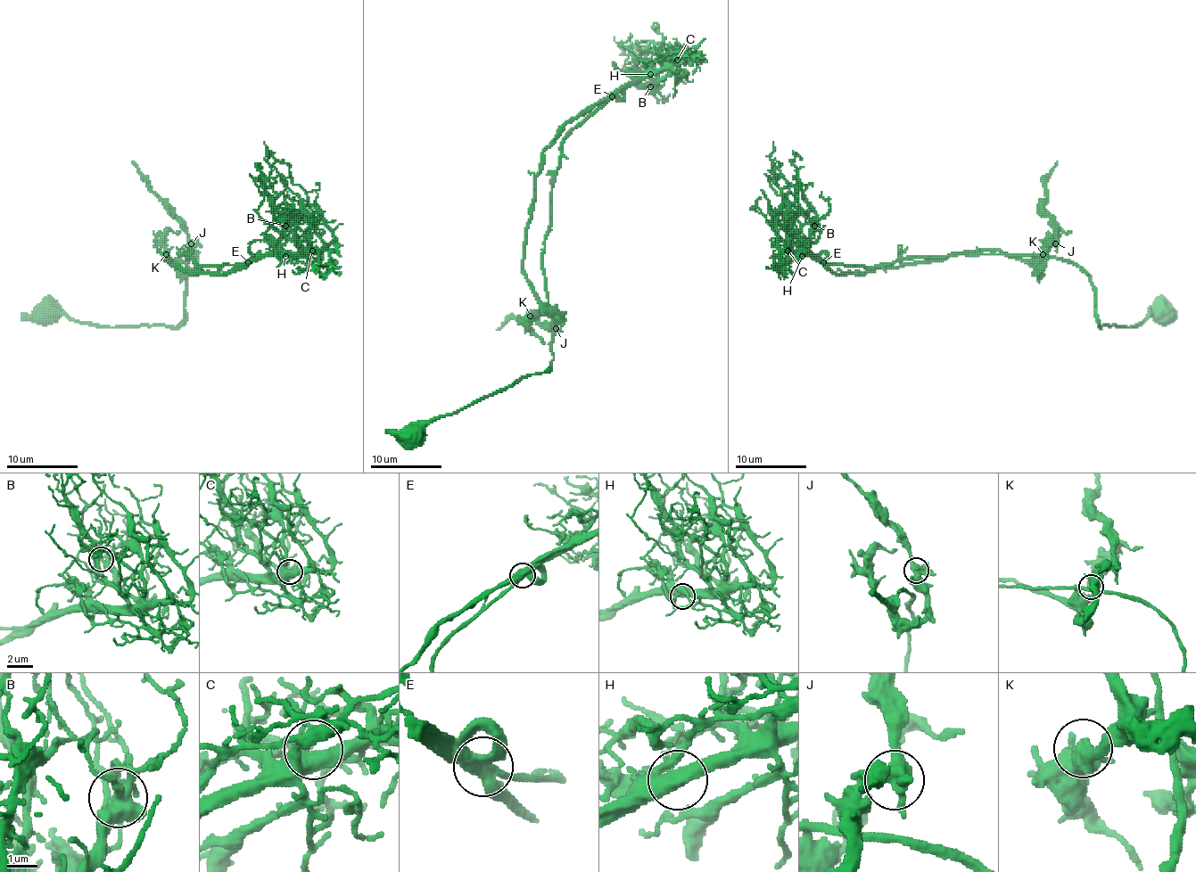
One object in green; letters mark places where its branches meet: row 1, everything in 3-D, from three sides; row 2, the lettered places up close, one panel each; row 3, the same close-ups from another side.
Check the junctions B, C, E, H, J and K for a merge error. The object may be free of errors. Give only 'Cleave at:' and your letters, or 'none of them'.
Cleave at: none of them

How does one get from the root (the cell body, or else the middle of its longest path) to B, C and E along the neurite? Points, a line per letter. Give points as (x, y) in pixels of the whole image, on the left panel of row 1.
B: (50, 309), (107, 327), (175, 327), (189, 274), (189, 259), (178, 254), (198, 267), (307, 254), (285, 226)
C: (50, 309), (107, 327), (175, 327), (189, 274), (189, 259), (178, 254), (198, 267), (223, 267), (312, 250)
E: (50, 309), (107, 327), (175, 327), (184, 318), (189, 274), (189, 259), (178, 254), (198, 267), (248, 261)

